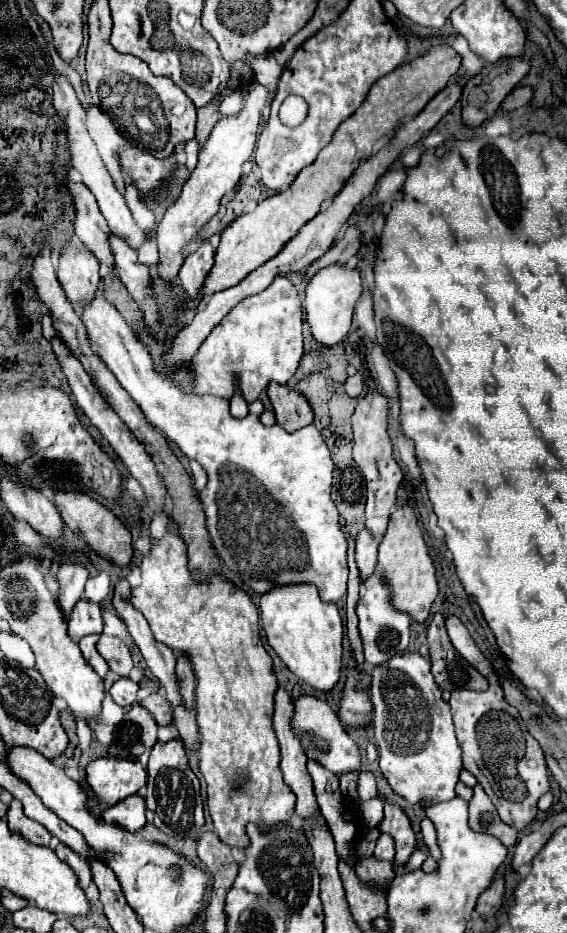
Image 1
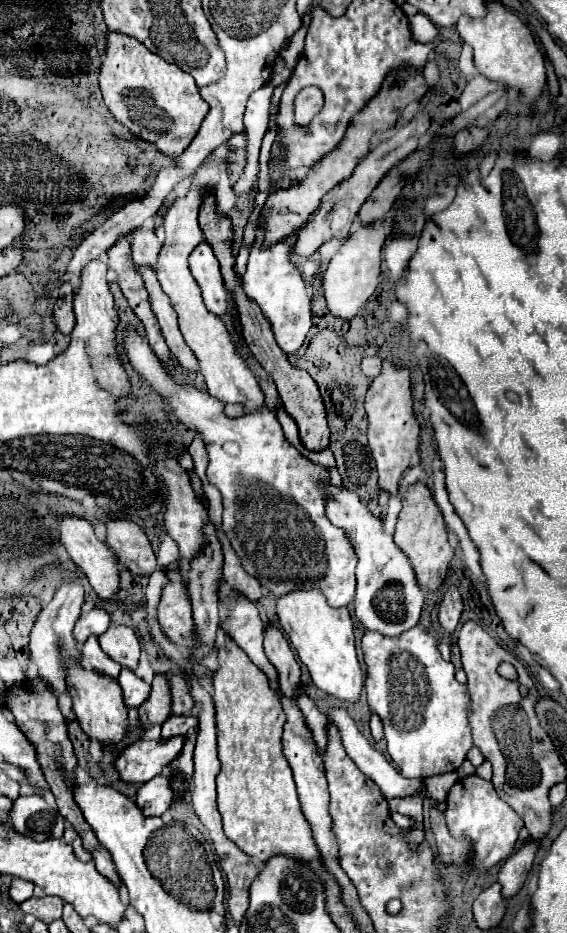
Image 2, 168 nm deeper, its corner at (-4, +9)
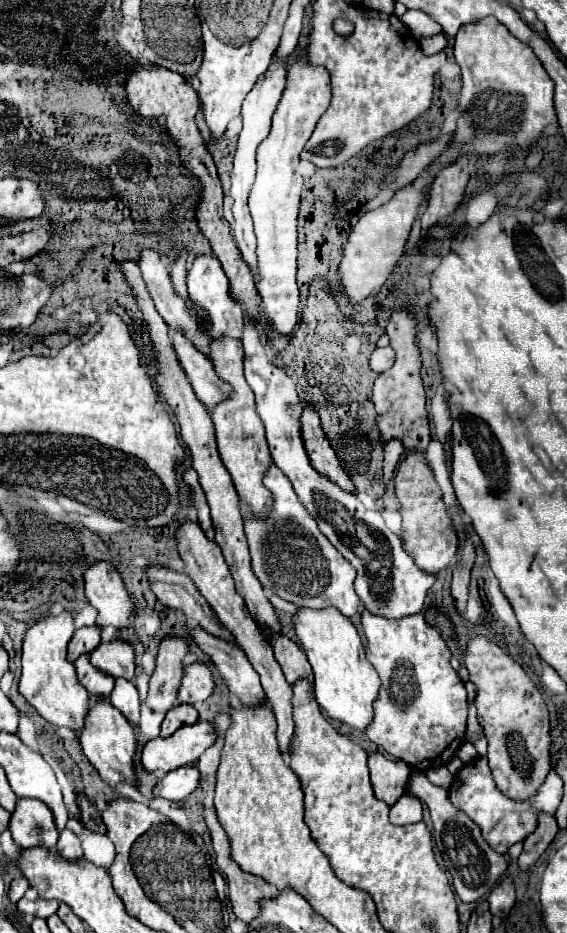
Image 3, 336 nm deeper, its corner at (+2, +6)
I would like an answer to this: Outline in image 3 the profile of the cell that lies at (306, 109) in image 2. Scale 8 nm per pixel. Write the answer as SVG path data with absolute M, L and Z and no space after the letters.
M298 59L288 71L288 85L282 93L278 109L272 119L270 135L258 147L258 173L250 193L250 215L254 221L254 233L258 239L258 281L256 291L264 301L266 313L274 329L280 335L292 335L298 325L300 291L296 283L296 217L300 207L302 177L296 173L300 151L310 139L318 119L330 103L330 79L324 67L310 67L304 59Z

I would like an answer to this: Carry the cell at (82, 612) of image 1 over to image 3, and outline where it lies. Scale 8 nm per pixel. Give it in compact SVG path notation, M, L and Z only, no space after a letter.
M98 625L80 627L80 629L76 629L74 637L68 643L68 659L74 661L74 659L78 659L78 655L90 653L98 645L100 645L100 627Z

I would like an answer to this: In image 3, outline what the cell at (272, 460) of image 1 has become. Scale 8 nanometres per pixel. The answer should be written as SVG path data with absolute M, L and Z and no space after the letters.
M270 463L262 483L272 493L272 509L264 517L254 515L250 509L242 513L244 535L252 557L250 565L262 587L298 607L336 607L342 615L352 617L360 607L360 599L354 591L356 571L350 561L322 535L318 523L300 503L282 469Z

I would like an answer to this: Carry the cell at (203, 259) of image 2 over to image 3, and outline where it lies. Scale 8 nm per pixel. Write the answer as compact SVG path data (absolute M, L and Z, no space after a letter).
M212 253L198 255L192 263L190 273L188 273L188 295L196 305L206 309L206 313L210 317L210 333L214 337L220 337L220 335L240 337L240 331L244 327L244 313L242 313L240 305L236 301L232 301L228 289L230 289L228 279L226 279L218 259Z

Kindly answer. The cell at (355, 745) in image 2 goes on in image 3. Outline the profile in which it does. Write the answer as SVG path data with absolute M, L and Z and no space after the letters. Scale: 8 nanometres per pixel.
M412 771L406 781L404 793L412 795L428 805L432 825L434 825L432 835L434 835L438 851L442 853L444 865L452 875L452 885L454 885L458 897L464 903L474 903L474 901L484 899L492 891L492 887L498 883L498 879L506 873L506 867L508 867L506 857L496 853L490 845L486 845L478 827L466 815L462 815L462 811L454 809L454 805L448 799L448 791L444 787L432 785L424 773Z

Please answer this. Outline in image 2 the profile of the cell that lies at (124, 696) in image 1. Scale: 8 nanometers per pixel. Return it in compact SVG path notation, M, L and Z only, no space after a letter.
M122 668L120 676L116 678L122 694L124 694L124 702L128 708L140 708L140 704L144 704L144 700L148 698L150 692L150 684L146 684L144 680L140 680L132 670Z

